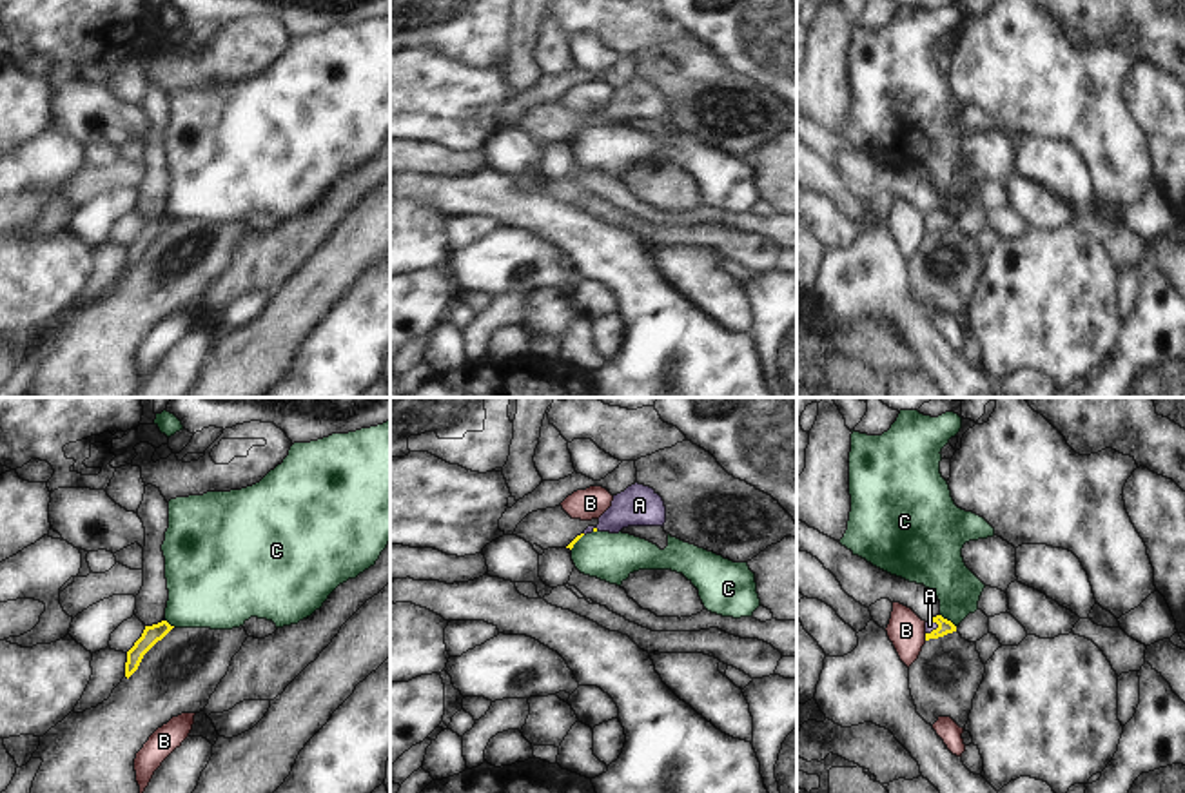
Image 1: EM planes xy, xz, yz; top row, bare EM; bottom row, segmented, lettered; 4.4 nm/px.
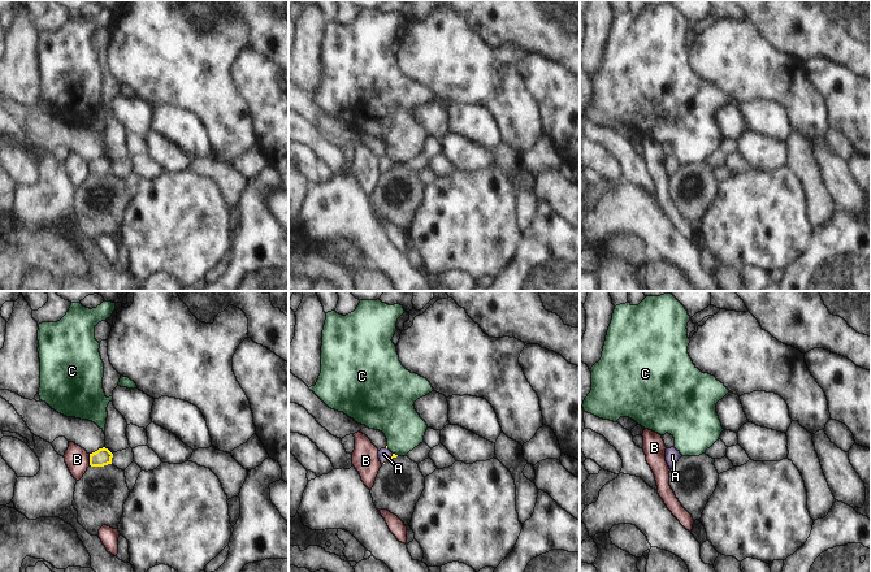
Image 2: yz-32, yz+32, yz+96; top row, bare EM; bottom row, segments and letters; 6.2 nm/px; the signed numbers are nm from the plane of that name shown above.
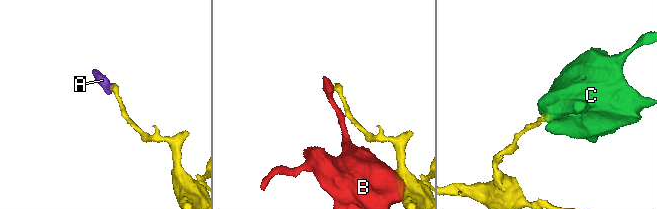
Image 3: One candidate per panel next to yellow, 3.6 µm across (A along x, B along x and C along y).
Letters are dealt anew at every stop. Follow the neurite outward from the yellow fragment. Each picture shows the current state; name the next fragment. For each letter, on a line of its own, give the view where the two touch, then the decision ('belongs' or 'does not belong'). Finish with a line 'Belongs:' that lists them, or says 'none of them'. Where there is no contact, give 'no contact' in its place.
A: meets yellow in yz; belongs
B: meets yellow in yz; does not belong
C: meets yellow in yz; does not belong
Belongs: A

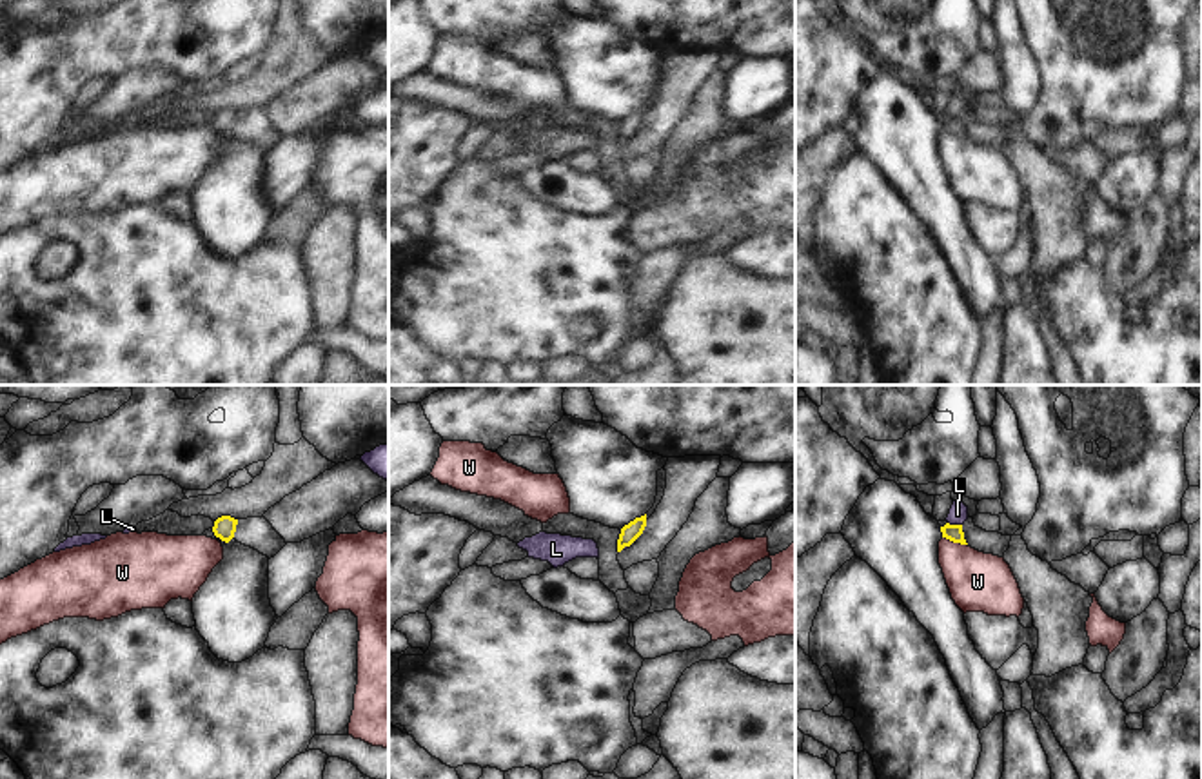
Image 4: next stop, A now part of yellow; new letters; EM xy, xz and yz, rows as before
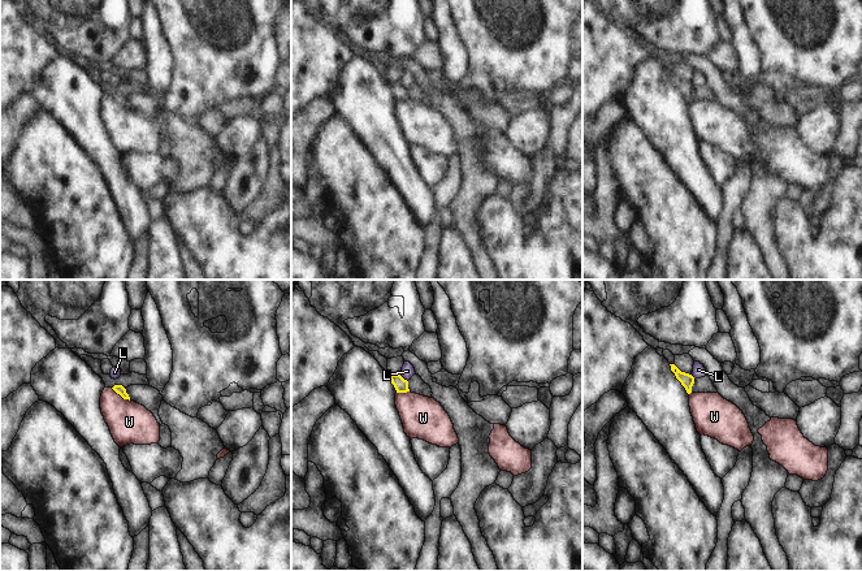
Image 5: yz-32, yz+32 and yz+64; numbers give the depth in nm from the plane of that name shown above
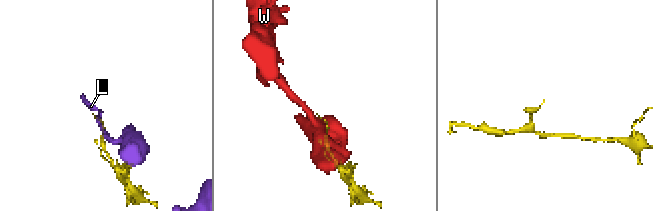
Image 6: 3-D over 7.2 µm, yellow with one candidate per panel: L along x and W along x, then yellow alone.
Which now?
L: meets yellow in yz; does not belong
W: meets yellow in yz; does not belong
Belongs: none of them

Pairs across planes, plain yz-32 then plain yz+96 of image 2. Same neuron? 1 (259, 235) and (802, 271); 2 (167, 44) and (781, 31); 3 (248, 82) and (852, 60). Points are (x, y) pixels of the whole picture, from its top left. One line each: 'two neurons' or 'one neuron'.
1: one neuron
2: two neurons
3: two neurons

